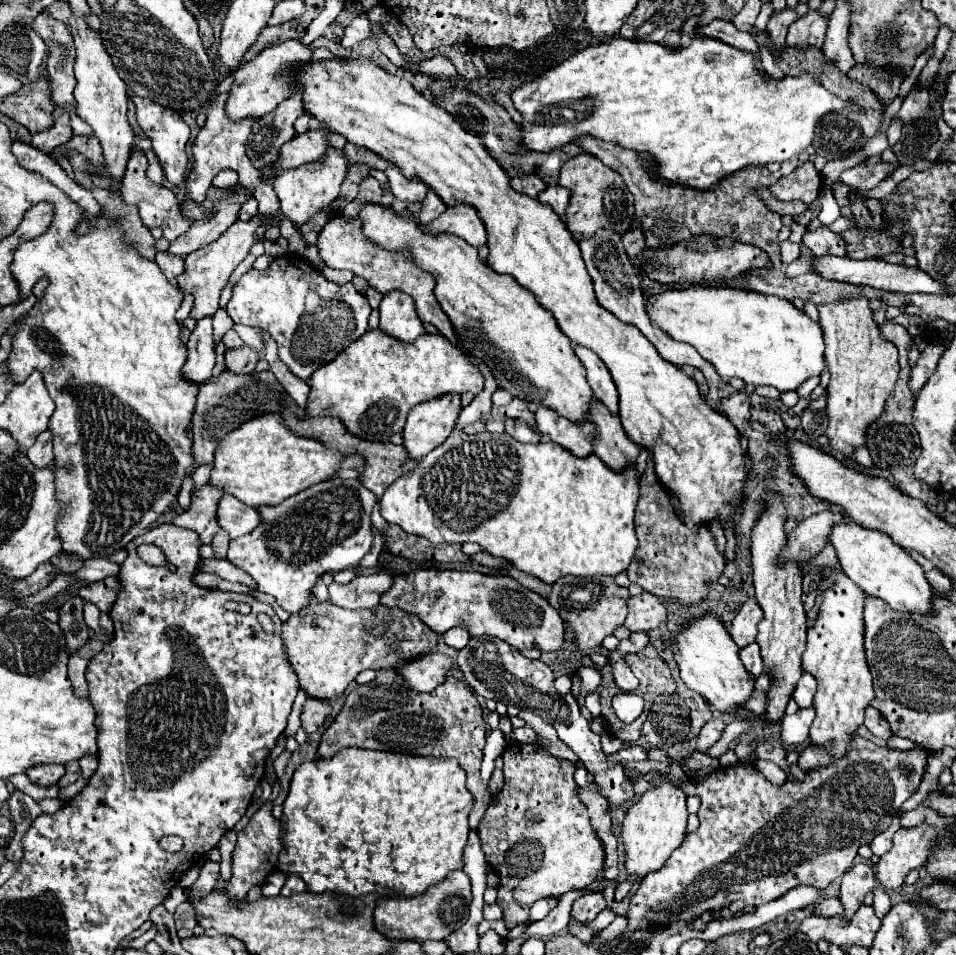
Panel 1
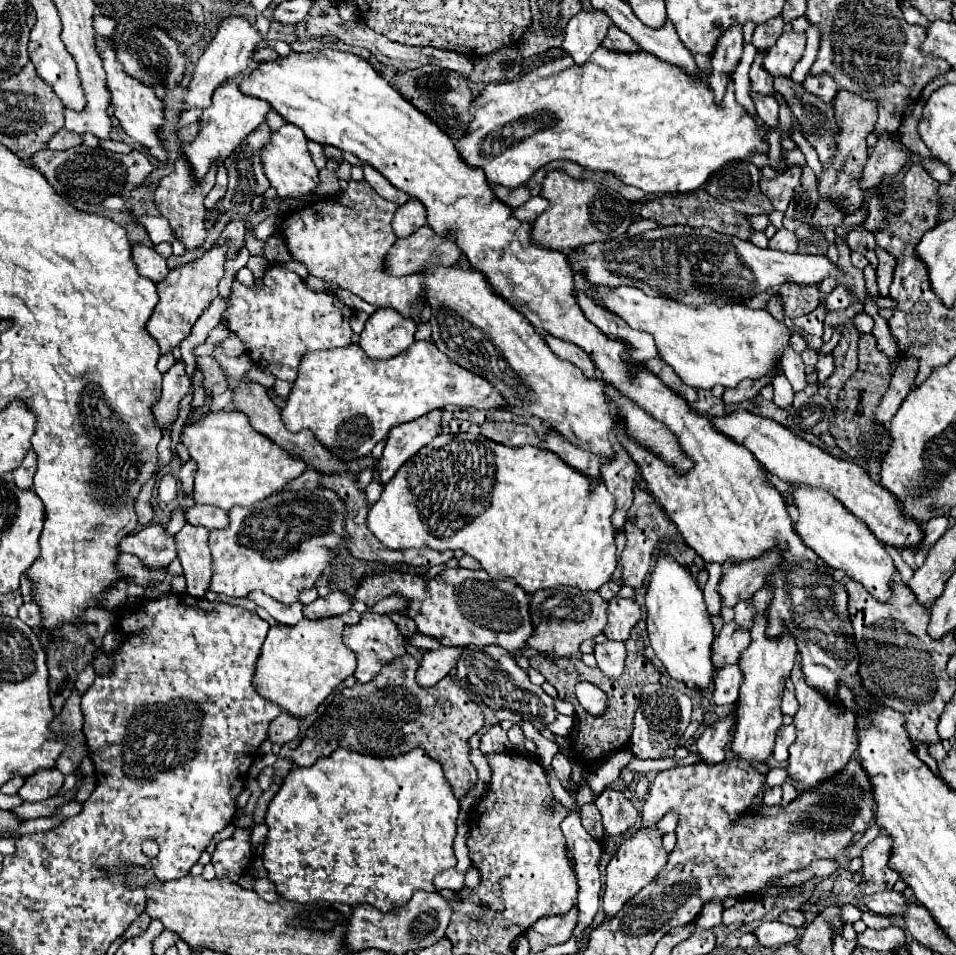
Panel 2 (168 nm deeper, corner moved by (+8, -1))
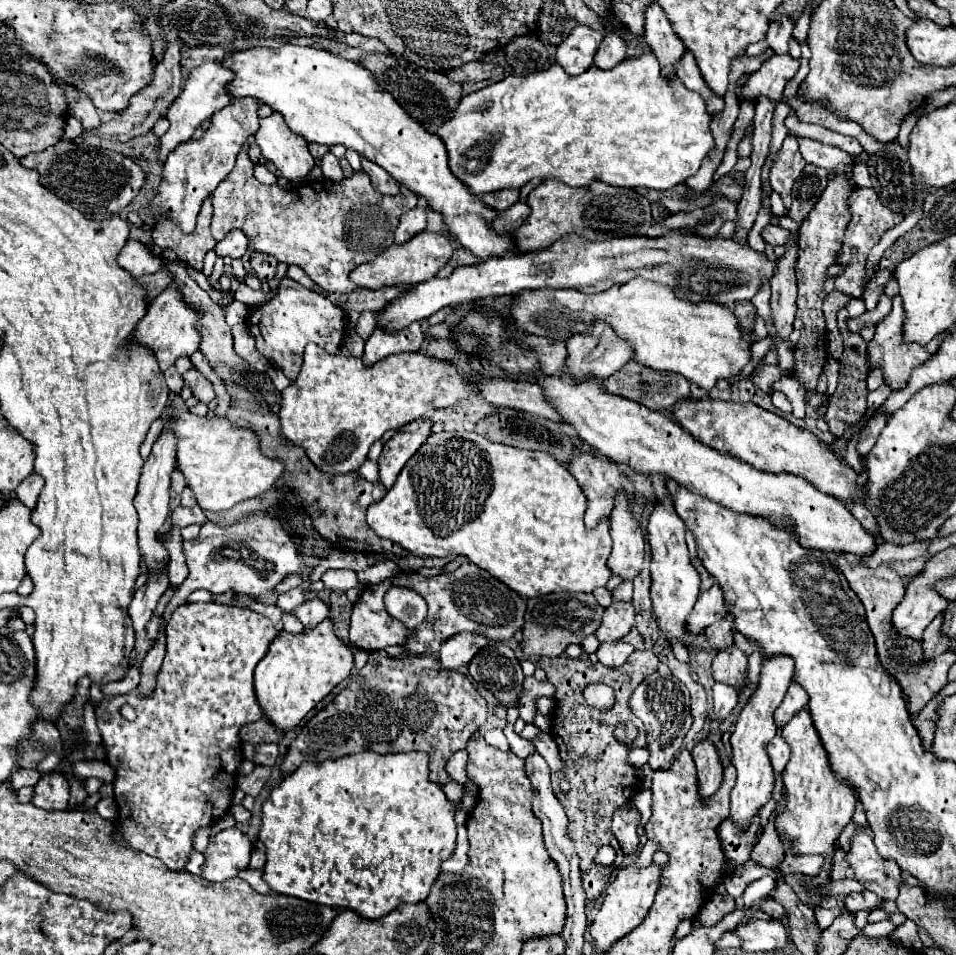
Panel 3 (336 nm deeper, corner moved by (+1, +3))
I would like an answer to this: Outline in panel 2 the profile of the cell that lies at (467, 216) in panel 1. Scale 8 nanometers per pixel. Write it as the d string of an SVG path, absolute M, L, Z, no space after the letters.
M429 225L417 229L413 235L399 239L389 257L385 259L385 267L393 275L409 275L421 273L429 263L457 263L463 251L457 245L457 235L437 235Z

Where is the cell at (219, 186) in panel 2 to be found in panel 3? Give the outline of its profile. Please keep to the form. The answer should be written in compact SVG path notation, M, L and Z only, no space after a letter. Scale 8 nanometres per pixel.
M240 151L236 157L236 167L212 193L212 207L214 207L212 235L216 241L222 241L232 229L240 229L248 237L248 247L252 251L272 255L278 263L298 265L316 285L320 285L326 291L350 293L350 291L356 291L356 285L348 281L348 273L356 265L370 261L372 257L380 255L384 249L392 245L392 233L398 225L400 215L408 209L414 209L416 203L418 203L418 197L410 191L404 191L398 195L376 193L376 189L372 189L368 175L364 171L354 171L352 177L342 179L338 183L320 179L290 191L278 185L262 185L254 177L254 165L248 159L246 151Z

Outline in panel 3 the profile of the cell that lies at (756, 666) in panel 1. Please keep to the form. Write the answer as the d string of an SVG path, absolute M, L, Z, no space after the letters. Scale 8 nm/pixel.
M716 683L714 685L714 719L718 723L726 721L732 715L736 705L738 705L738 693L736 693L736 689L732 689L730 685Z

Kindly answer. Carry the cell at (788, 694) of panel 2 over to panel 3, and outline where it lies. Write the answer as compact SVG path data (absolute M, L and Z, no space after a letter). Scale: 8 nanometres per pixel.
M792 681L792 683L790 683L790 689L788 689L788 693L786 693L786 697L784 697L784 701L780 703L780 707L778 707L776 713L774 713L774 723L776 723L778 731L780 731L798 711L806 709L806 705L808 705L808 695L804 693L804 689L800 689L800 687Z

